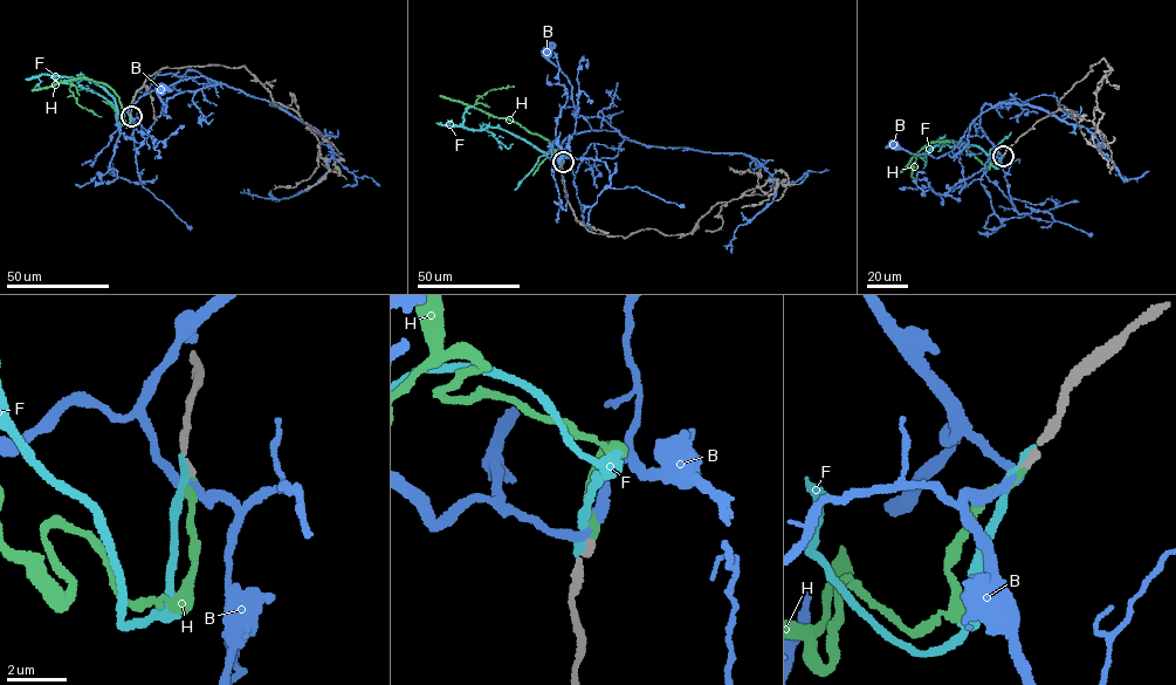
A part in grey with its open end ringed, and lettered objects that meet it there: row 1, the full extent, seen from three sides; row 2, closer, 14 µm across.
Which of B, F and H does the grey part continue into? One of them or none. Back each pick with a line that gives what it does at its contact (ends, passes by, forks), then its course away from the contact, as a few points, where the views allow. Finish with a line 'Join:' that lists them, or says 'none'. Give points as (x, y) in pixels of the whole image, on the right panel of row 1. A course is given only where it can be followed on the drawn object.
H: it ends | via (1003, 156), (998, 165), (990, 164), (989, 169), (958, 143), (929, 144), (913, 164), (910, 176), (916, 182)
Join: H

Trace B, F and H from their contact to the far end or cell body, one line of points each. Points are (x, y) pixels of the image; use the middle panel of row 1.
B: (563, 162), (557, 148), (568, 137), (618, 130), (600, 117), (576, 114), (572, 84), (545, 50)
F: (562, 163), (564, 157), (555, 150), (542, 151), (497, 128), (466, 129), (446, 124), (452, 122), (447, 120)
H: (563, 162), (564, 156), (552, 152), (549, 142), (515, 122), (474, 107), (476, 100), (490, 89), (514, 86)

